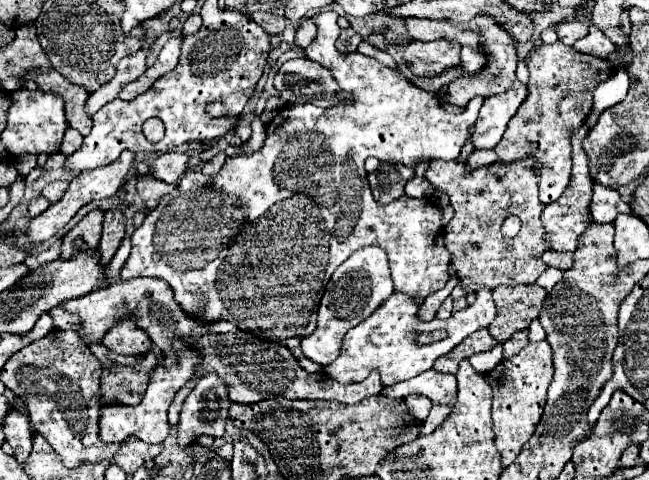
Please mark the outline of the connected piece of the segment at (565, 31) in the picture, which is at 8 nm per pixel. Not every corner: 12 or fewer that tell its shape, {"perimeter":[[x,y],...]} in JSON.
{"perimeter":[[564,22],[556,26],[558,38],[572,46],[588,34],[586,22]]}

